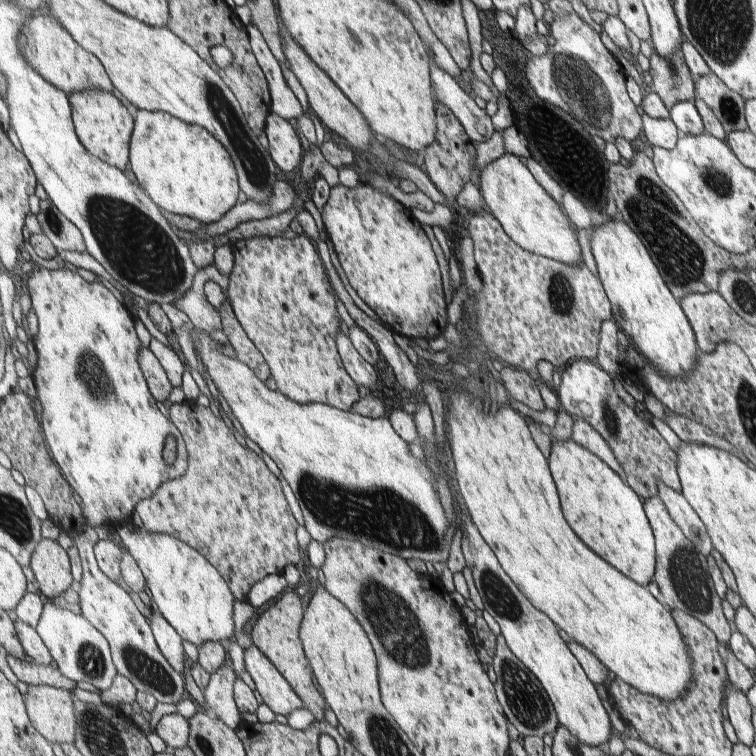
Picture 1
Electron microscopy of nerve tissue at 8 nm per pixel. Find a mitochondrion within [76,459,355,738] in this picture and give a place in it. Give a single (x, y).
(147, 671)

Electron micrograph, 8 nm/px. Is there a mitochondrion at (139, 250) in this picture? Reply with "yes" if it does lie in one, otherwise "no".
yes

